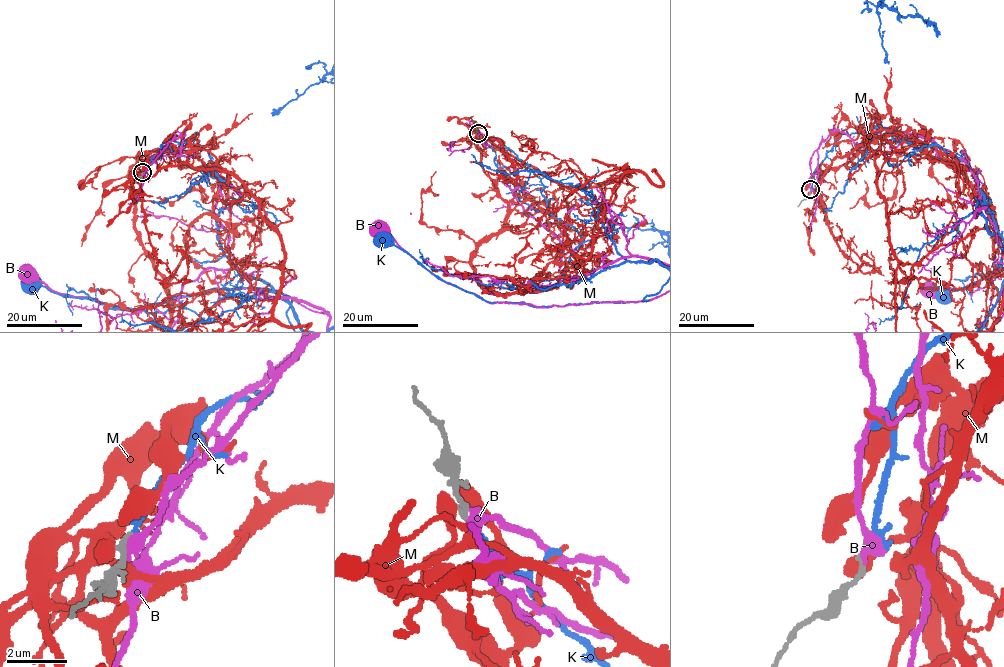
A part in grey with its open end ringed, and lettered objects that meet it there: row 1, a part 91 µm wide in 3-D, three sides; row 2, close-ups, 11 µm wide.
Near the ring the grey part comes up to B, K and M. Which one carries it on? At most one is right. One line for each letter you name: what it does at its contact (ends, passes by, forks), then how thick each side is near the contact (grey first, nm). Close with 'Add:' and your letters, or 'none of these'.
K: It ends there. Thickness 180 nm (grey) against 240 nm
Add: K

